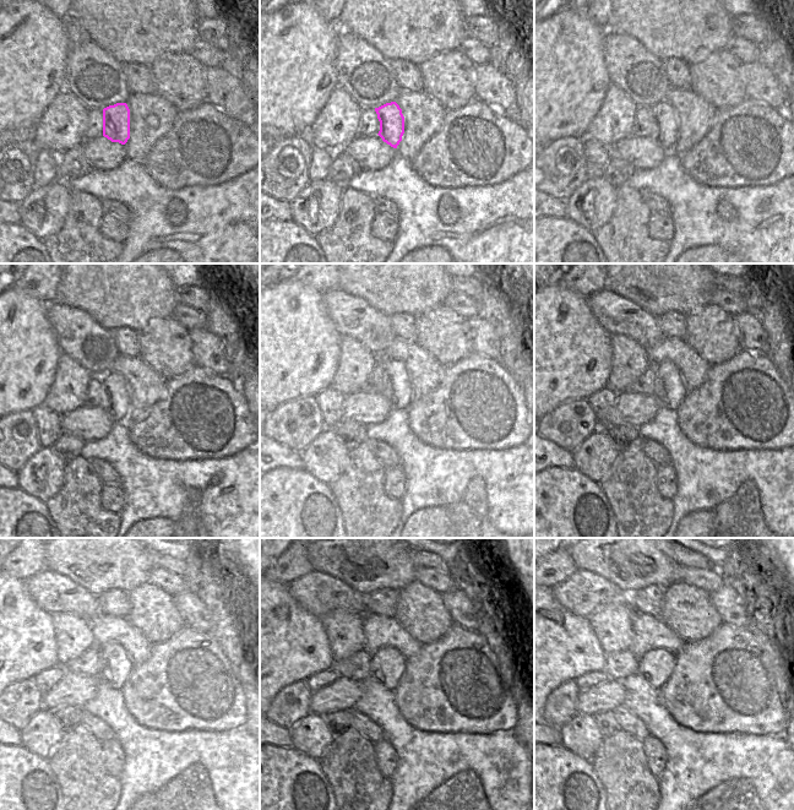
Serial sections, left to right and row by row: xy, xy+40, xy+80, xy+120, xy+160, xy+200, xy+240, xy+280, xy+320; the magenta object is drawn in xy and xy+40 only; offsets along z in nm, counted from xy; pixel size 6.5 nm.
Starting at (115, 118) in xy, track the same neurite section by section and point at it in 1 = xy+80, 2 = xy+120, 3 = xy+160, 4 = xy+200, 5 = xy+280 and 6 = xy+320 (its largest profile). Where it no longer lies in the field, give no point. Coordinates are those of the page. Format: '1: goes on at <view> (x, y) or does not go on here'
1: goes on at xy+80 (667, 126)
2: goes on at xy+120 (114, 384)
3: goes on at xy+160 (401, 398)
4: goes on at xy+200 (674, 391)
5: goes on at xy+280 (386, 664)
6: goes on at xy+320 (656, 666)

